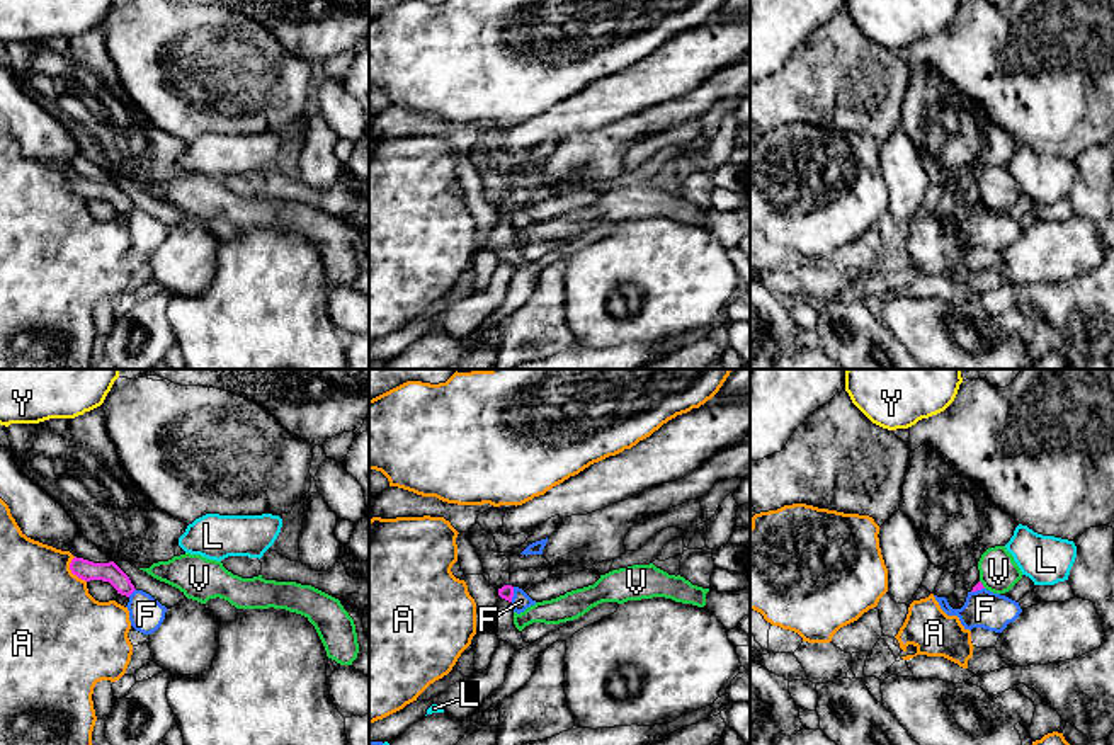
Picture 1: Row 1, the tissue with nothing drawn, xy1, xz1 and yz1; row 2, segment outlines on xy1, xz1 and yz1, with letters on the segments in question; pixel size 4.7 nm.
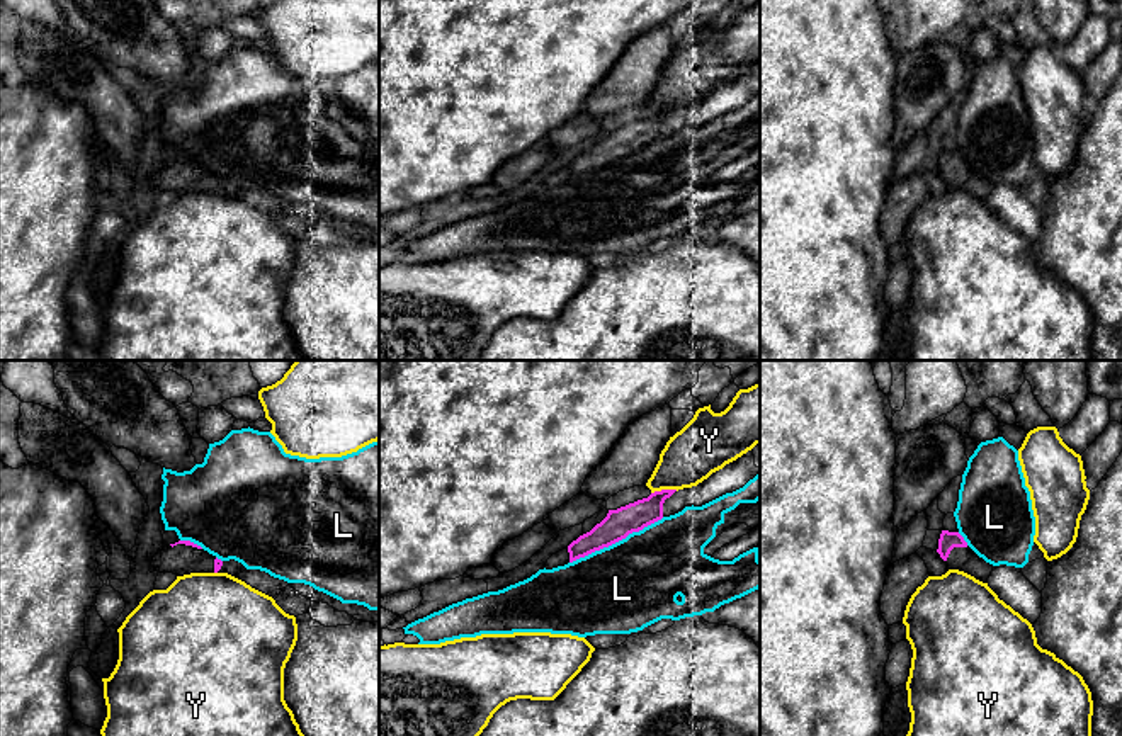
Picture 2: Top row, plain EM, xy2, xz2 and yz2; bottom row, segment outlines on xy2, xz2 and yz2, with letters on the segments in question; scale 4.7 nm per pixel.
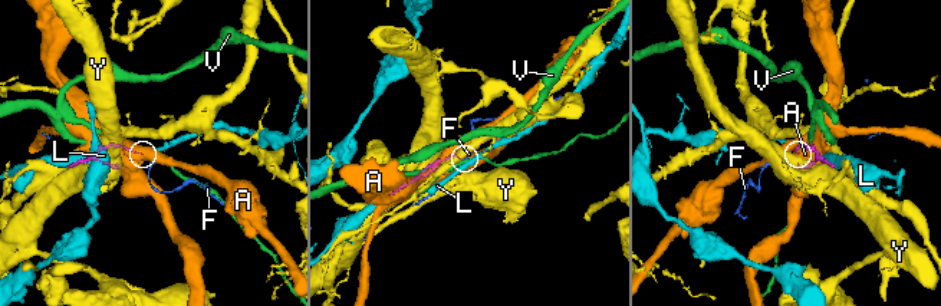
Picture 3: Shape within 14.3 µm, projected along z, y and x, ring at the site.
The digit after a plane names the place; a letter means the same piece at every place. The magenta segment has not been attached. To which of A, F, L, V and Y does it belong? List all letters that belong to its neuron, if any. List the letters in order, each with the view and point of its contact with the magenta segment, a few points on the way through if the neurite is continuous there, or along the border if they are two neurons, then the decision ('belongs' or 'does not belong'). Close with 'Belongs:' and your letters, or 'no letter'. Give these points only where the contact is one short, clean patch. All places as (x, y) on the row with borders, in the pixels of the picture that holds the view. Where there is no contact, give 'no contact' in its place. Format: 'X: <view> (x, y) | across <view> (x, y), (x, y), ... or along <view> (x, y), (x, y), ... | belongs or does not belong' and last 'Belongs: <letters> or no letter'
A: xy1 (72, 572) | does not belong
F: xz1 (512, 594) | along xz1 (514, 587), (511, 601) | does not belong
L: xz2 (616, 541) | does not belong
V: yz1 (982, 584) | along yz1 (980, 580), (985, 587) | does not belong
Y: xz2 (663, 490) | does not belong
Belongs: no letter

